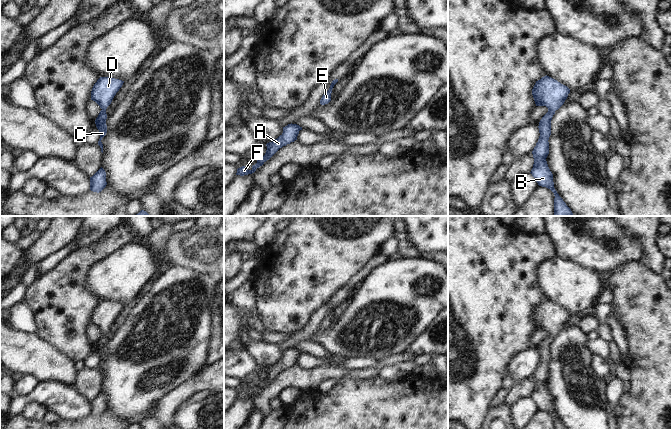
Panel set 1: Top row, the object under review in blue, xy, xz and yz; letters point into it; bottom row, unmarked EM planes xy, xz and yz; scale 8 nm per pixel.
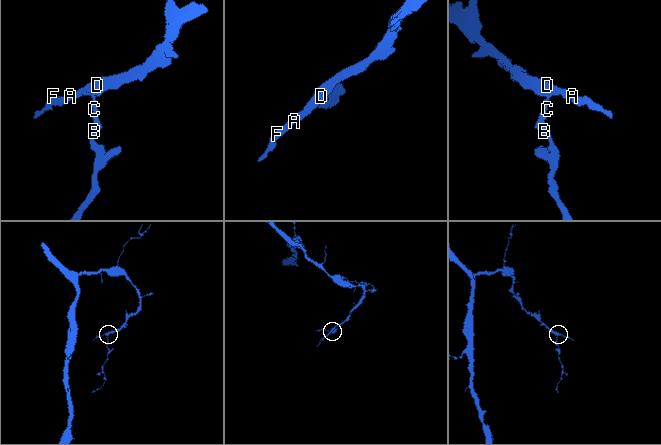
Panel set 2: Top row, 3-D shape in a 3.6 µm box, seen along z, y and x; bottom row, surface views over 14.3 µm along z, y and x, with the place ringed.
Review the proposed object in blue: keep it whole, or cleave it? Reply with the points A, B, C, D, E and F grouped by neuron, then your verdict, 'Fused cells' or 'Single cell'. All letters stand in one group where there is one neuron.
Groups: A B C D E F. Single cell

